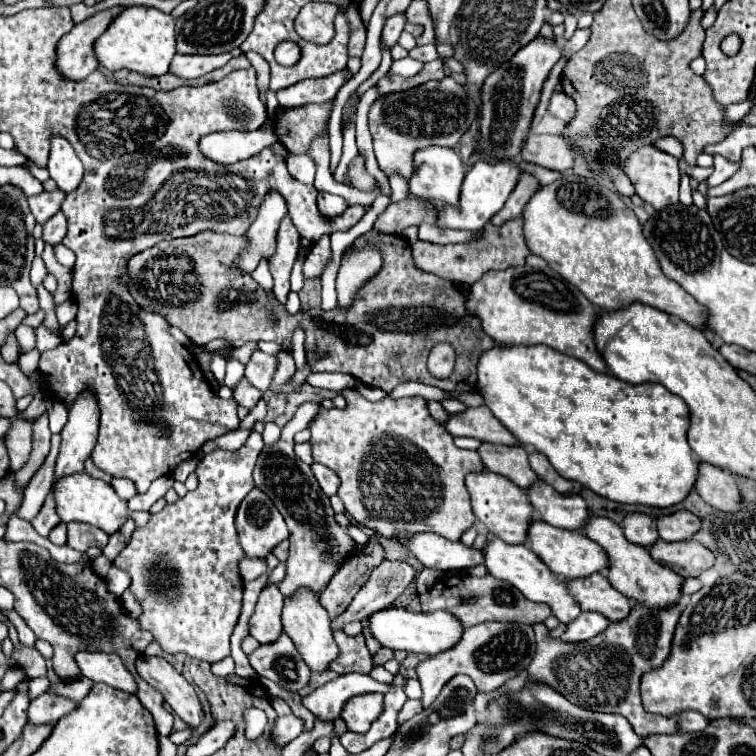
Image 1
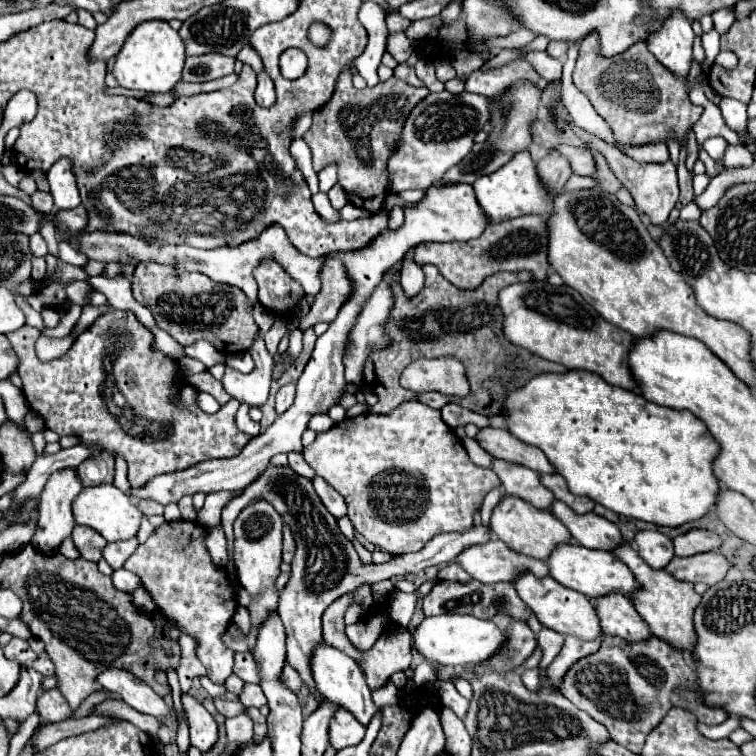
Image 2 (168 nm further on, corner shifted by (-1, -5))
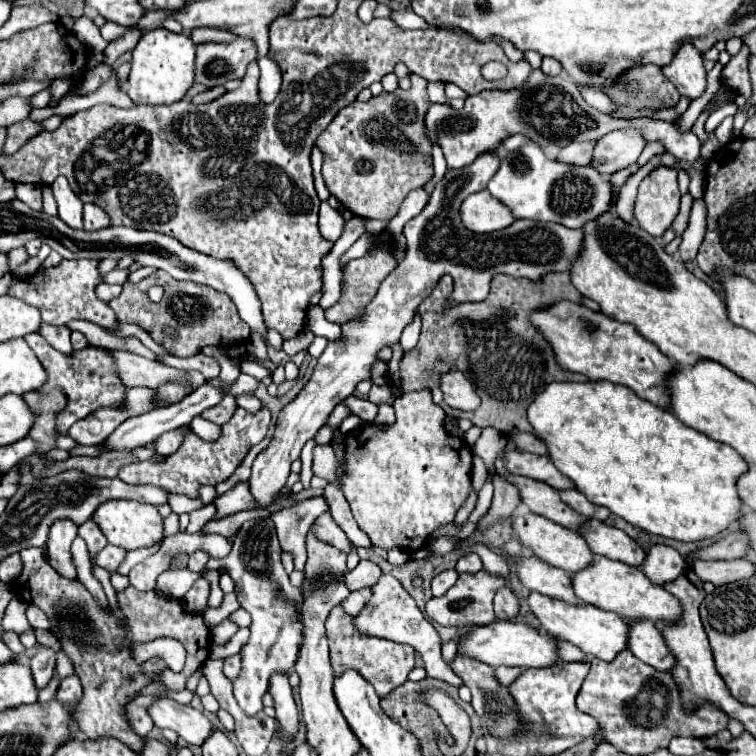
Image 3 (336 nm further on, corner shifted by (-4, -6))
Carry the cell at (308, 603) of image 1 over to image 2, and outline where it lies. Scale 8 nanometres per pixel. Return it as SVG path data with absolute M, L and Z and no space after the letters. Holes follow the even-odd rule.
M325 642L315 650L313 658L311 658L311 670L313 670L313 678L315 684L319 688L319 692L333 704L345 708L347 712L351 712L363 726L367 726L367 722L371 722L371 718L377 714L377 706L371 698L371 690L365 682L365 674L359 668L359 664L355 664L353 658L345 656L343 652L339 652L337 648L327 646Z

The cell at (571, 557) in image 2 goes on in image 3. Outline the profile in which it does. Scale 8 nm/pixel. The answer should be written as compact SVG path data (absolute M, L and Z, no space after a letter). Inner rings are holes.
M594 555L594 561L588 567L572 575L572 589L576 597L582 599L584 603L596 605L604 611L612 611L630 621L636 619L648 619L652 623L676 621L682 613L678 599L670 595L664 587L658 587L650 579L646 579L646 575L638 567L630 567L622 561L612 561L602 555Z

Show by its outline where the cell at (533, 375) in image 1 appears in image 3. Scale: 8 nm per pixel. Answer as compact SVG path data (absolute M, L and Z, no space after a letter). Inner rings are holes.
M554 381L530 403L526 417L538 439L546 443L556 469L570 477L590 503L608 507L614 515L648 533L678 541L700 541L728 529L740 517L736 479L746 471L746 461L730 445L686 427L668 409L640 399L628 387L606 381Z

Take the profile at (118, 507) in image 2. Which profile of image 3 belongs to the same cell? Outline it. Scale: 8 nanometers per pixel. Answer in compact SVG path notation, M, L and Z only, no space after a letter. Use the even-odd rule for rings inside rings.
M110 499L102 505L98 505L98 509L92 515L92 521L98 523L98 527L102 529L102 533L106 535L110 545L118 545L126 551L132 551L138 547L148 547L162 539L162 517L154 505L134 503L134 501L126 501L126 499Z

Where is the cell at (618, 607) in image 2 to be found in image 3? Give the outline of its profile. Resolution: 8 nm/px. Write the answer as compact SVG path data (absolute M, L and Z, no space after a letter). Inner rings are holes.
M650 621L628 623L628 649L658 671L670 671L674 667L674 657L666 649L660 629Z

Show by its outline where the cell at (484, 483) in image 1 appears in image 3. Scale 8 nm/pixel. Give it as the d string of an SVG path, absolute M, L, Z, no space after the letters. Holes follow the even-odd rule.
M526 513L526 515L518 515L514 521L512 521L512 529L514 533L518 535L520 543L530 547L534 551L534 555L554 567L560 567L568 573L574 573L574 571L580 571L582 567L590 565L592 563L592 551L588 549L586 541L582 539L580 533L576 533L574 529L566 529L546 517L540 517L536 513Z

